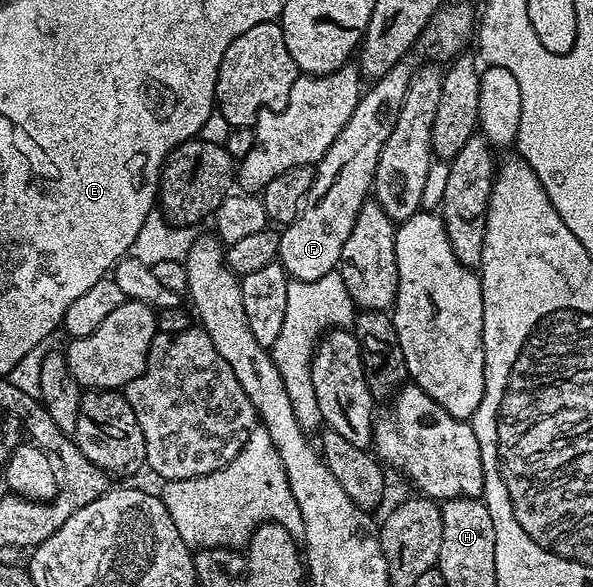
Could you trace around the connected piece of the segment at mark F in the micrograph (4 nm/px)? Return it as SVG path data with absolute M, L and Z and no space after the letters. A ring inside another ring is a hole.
M403 63L392 67L373 82L374 89L363 92L352 119L344 123L344 131L336 135L332 147L318 161L314 182L302 200L298 218L281 230L278 239L278 261L293 280L315 281L337 270L344 243L352 235L352 223L356 223L360 207L371 196L380 151L388 135L392 135L396 115L406 98L412 76L408 66Z

